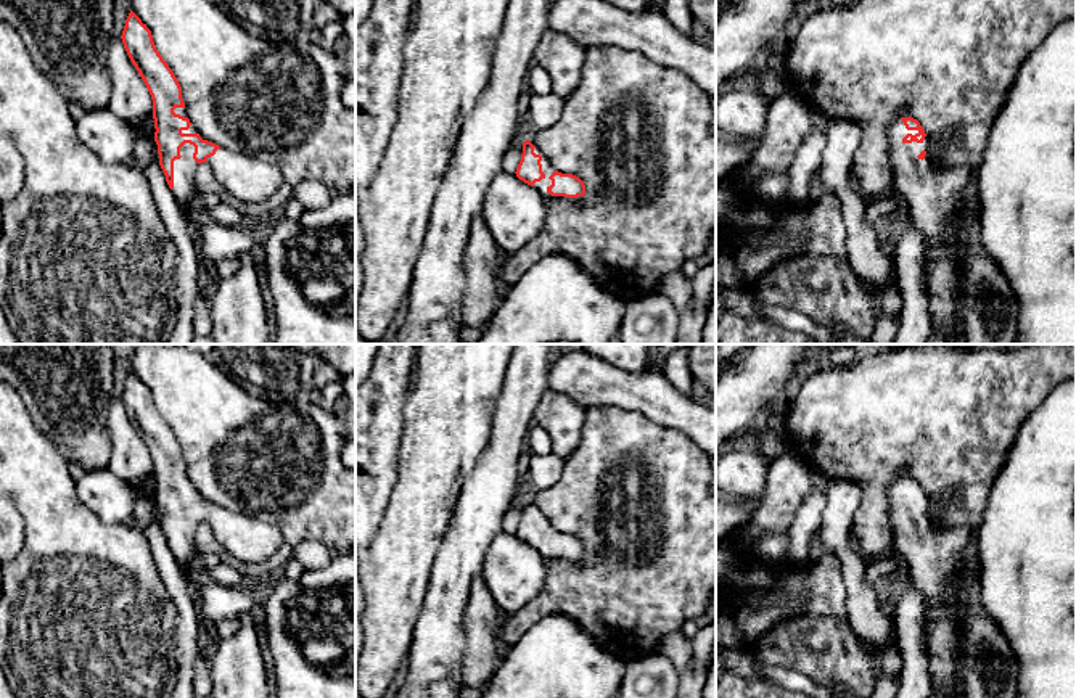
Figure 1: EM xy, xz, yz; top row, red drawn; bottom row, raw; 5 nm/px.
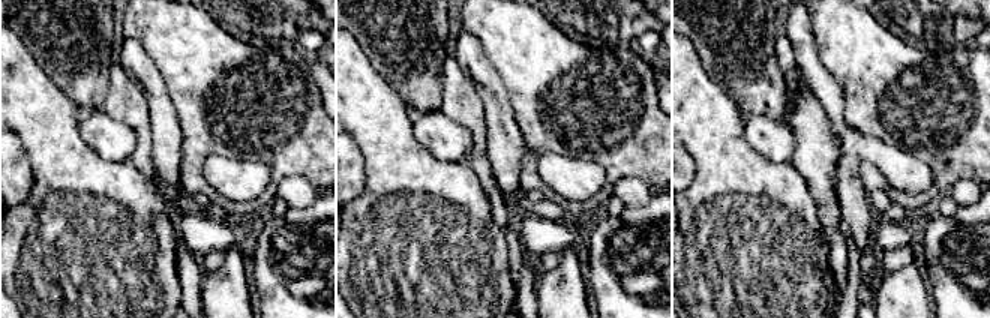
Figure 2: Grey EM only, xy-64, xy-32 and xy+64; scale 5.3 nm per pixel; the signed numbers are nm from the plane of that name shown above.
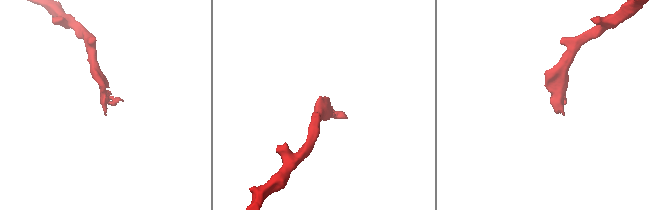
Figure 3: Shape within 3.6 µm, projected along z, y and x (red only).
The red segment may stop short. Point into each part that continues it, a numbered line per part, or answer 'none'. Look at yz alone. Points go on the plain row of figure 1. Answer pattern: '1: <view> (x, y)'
1: yz (928, 557)

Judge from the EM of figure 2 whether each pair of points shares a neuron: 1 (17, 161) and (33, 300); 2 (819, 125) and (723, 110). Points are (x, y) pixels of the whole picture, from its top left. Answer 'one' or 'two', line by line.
1: two
2: two

